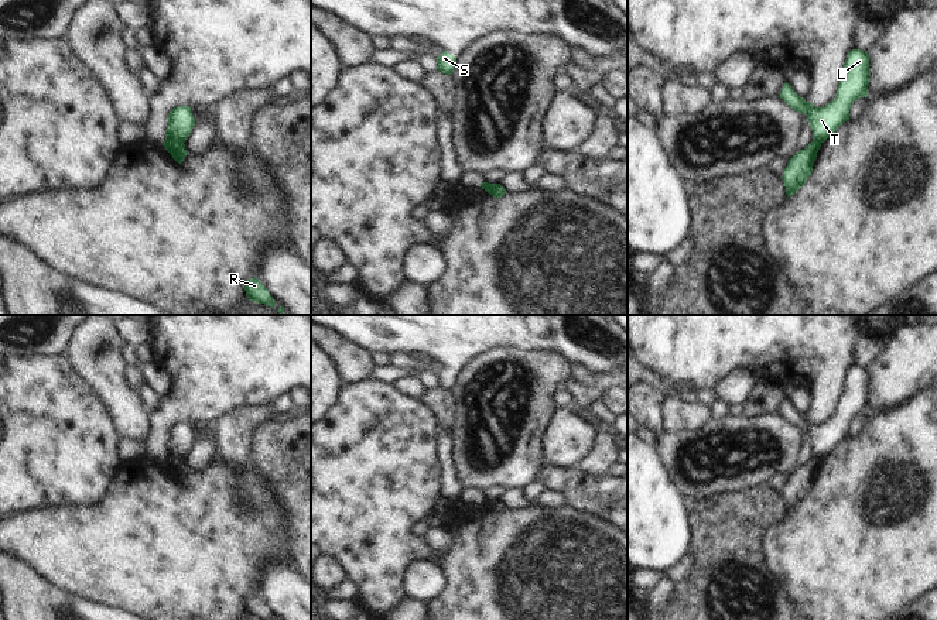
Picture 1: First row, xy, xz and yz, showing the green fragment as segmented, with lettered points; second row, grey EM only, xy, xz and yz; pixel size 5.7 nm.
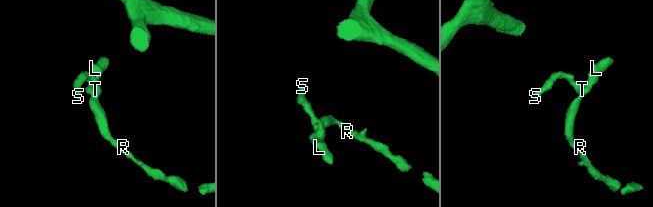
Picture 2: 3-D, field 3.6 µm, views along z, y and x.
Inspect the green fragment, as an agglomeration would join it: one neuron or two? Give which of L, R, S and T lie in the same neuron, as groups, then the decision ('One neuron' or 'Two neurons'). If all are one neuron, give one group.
Groups: L S T / R. Two neurons.

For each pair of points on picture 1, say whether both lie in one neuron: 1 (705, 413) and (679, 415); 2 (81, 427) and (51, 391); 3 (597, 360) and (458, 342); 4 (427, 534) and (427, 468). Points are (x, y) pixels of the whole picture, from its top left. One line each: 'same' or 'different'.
1: same
2: same
3: same
4: different

